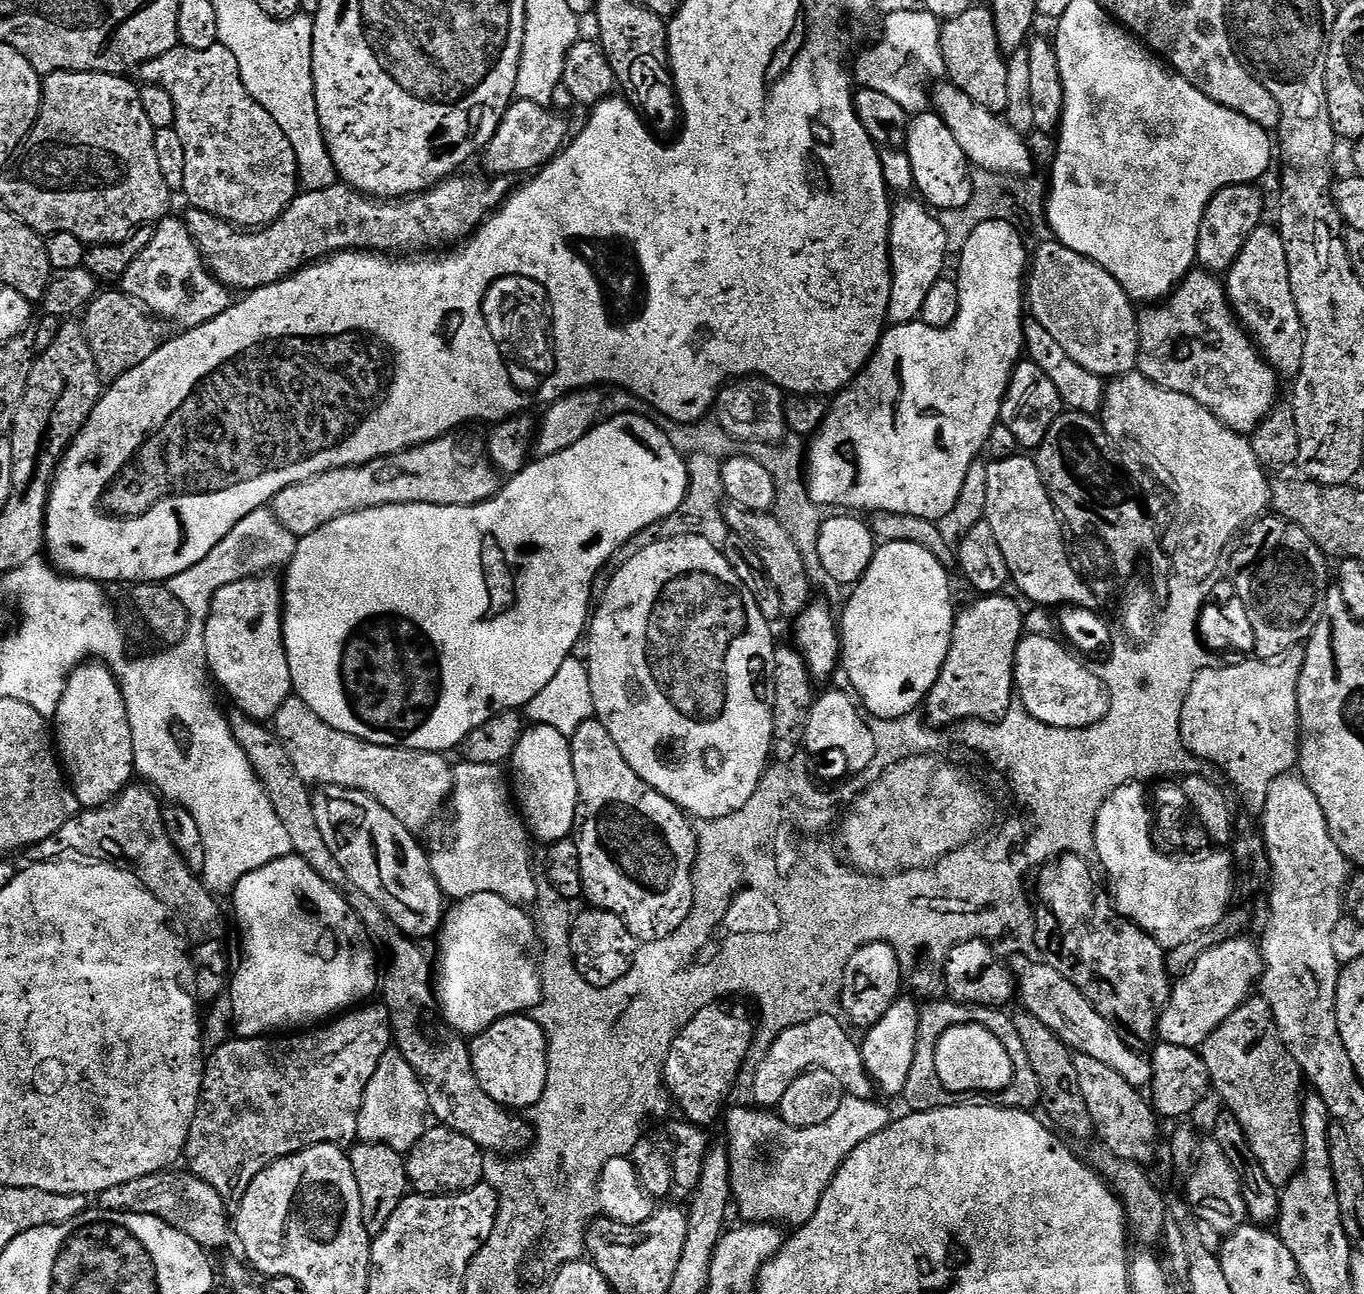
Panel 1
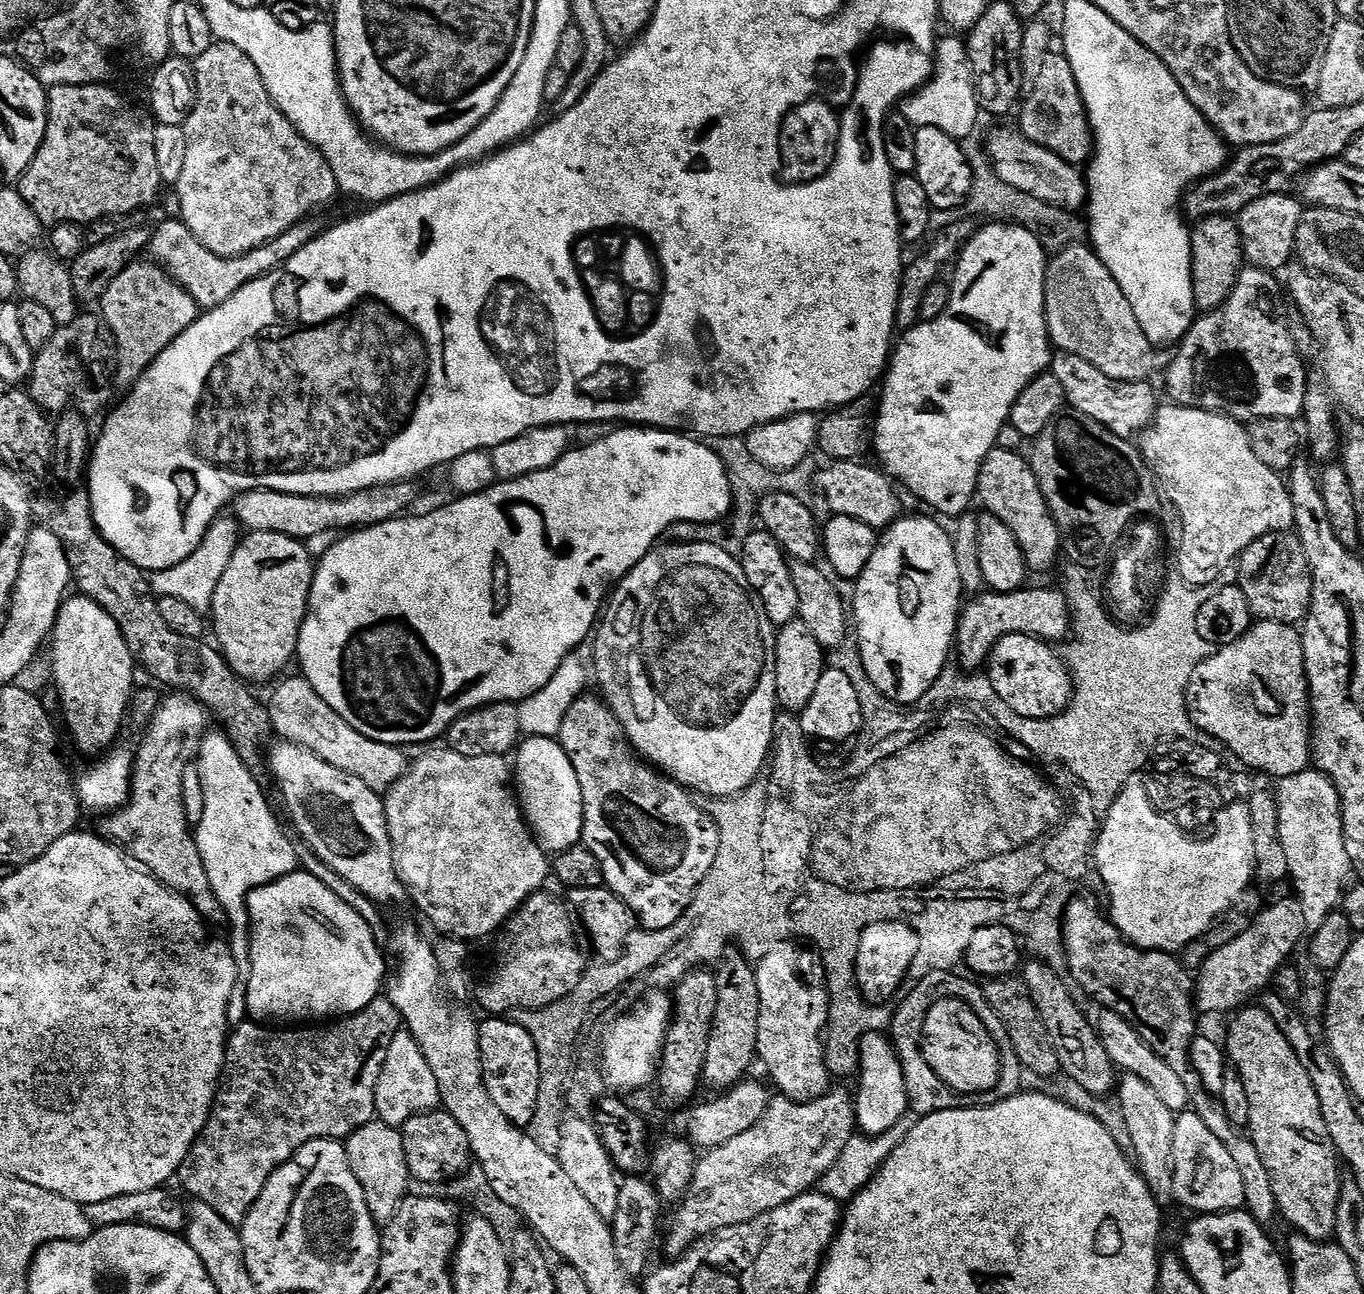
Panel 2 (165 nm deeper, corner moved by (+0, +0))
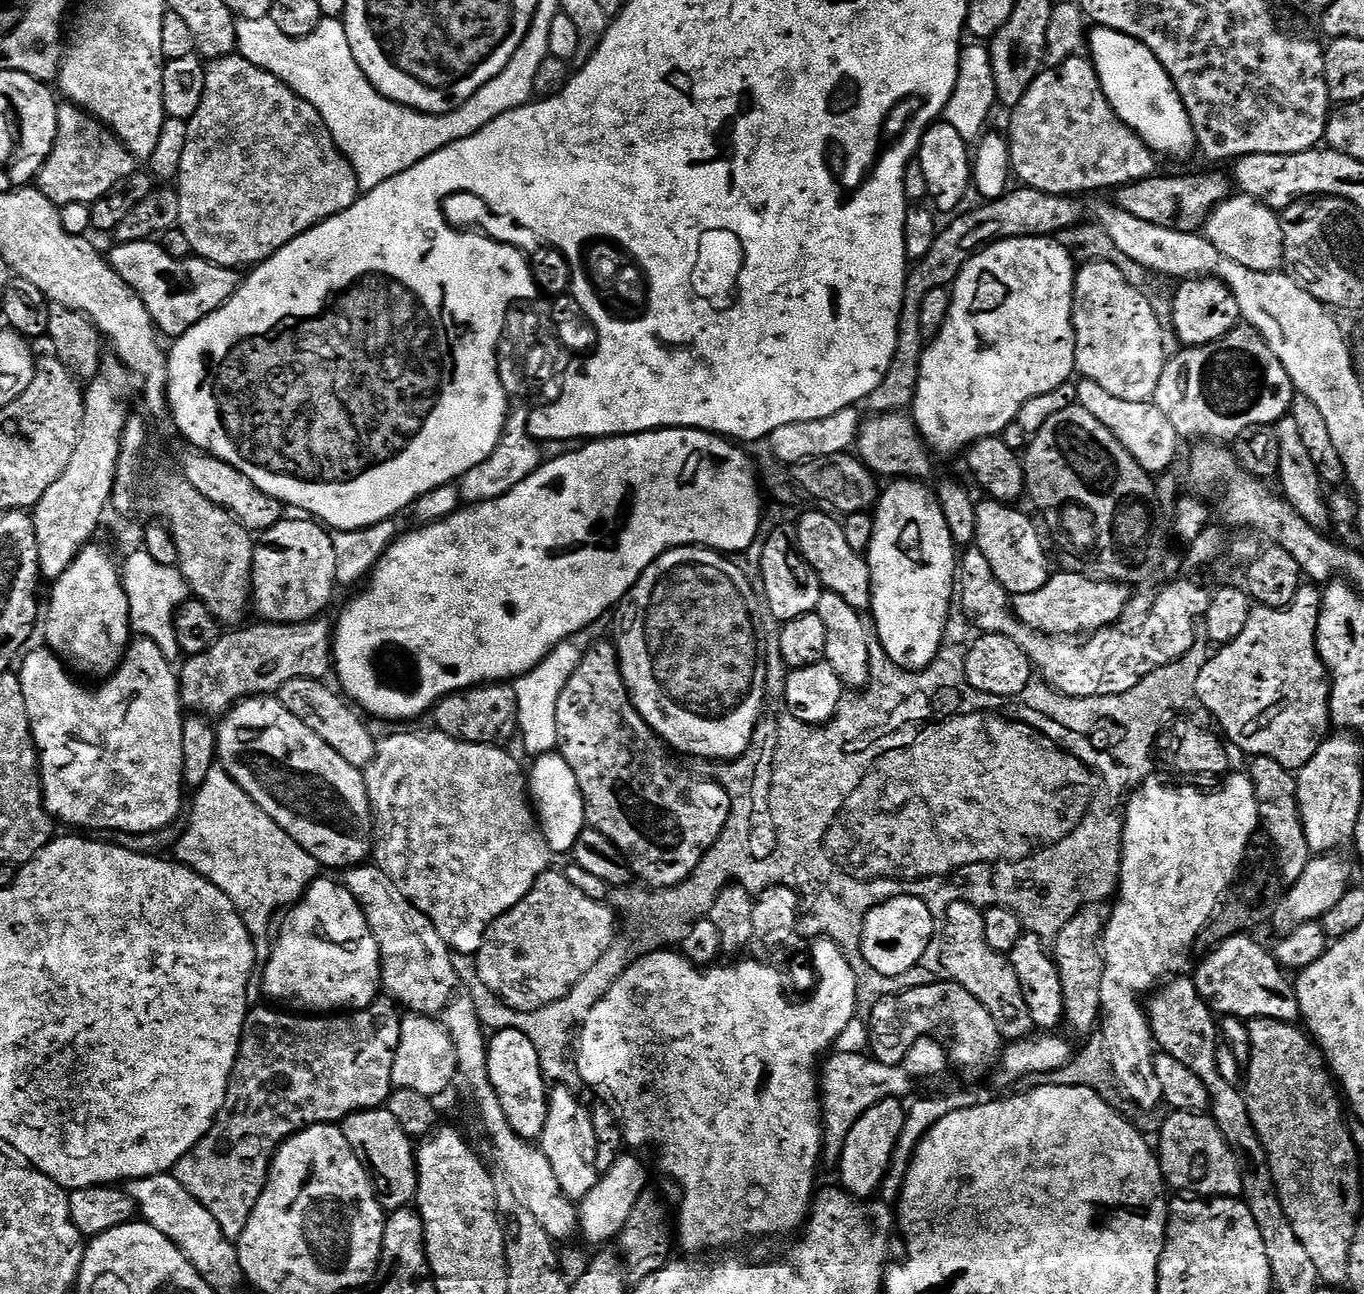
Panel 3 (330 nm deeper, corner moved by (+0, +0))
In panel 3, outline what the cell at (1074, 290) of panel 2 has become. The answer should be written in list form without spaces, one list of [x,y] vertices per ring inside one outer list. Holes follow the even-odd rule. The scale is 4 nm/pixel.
[[[1090,260],[1076,269],[1072,294],[1076,372],[1085,380],[1098,382],[1114,398],[1126,398],[1126,402],[1151,401],[1164,369],[1164,328],[1148,299],[1110,262]]]

